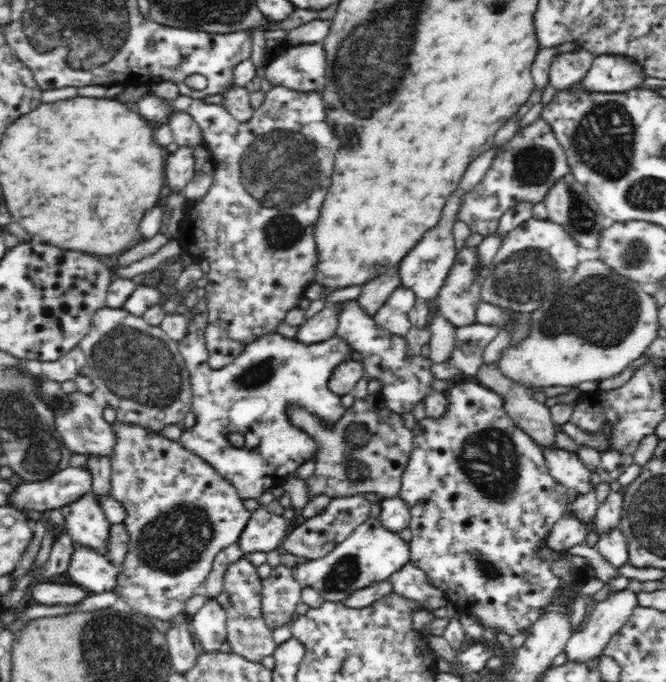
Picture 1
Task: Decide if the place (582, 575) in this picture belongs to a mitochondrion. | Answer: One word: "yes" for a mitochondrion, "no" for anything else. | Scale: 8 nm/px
no

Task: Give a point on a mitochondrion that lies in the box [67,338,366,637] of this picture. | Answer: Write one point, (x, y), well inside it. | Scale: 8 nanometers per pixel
(174, 541)

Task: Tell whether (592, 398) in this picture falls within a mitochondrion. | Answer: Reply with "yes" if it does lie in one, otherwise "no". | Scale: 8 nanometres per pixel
no

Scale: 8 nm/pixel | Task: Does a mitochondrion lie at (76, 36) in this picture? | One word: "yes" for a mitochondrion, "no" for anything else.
yes

